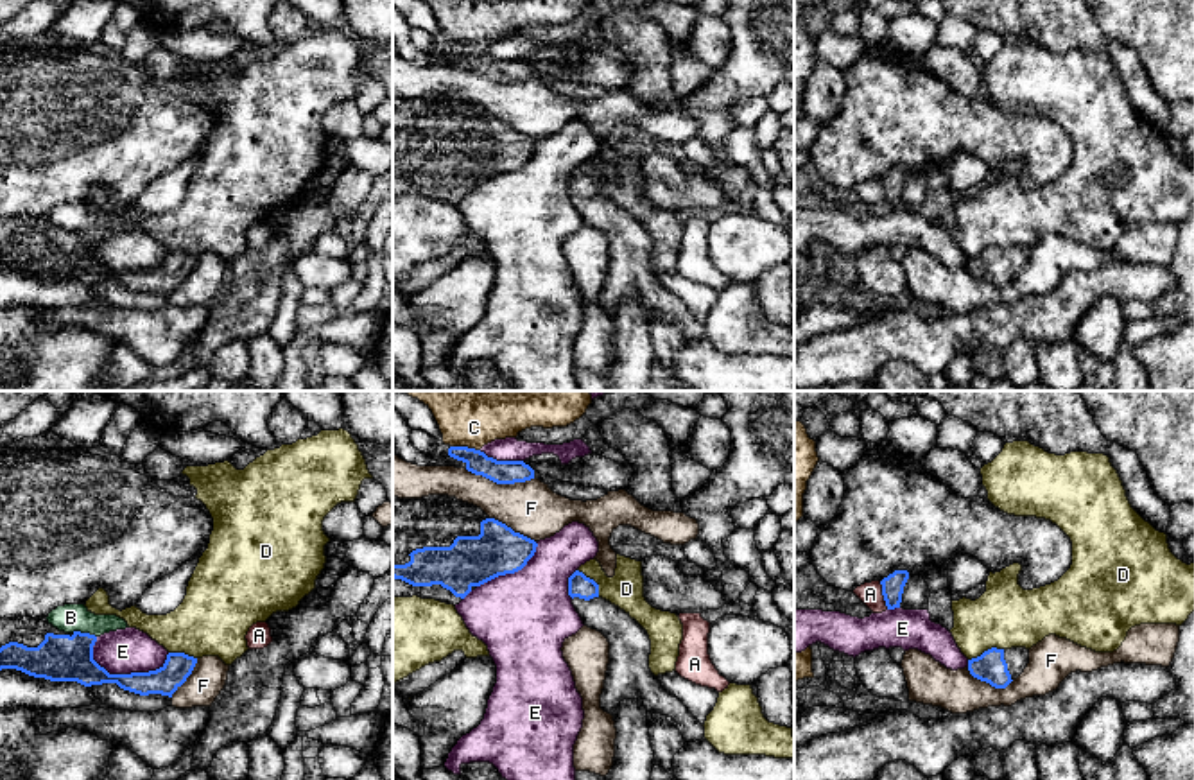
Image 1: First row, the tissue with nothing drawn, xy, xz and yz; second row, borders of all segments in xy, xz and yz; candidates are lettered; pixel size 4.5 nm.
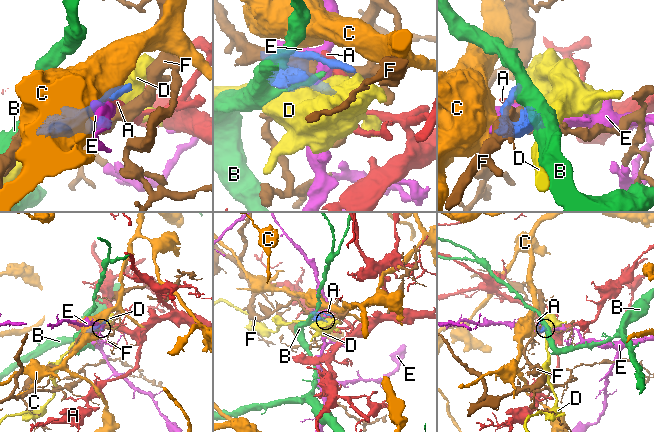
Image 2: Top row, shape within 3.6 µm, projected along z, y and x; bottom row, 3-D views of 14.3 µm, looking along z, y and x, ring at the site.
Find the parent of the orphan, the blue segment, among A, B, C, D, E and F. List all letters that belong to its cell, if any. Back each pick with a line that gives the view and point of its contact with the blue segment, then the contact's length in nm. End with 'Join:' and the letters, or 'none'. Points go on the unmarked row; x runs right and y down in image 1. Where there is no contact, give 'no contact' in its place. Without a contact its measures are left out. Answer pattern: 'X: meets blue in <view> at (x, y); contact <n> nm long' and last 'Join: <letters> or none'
Join: none

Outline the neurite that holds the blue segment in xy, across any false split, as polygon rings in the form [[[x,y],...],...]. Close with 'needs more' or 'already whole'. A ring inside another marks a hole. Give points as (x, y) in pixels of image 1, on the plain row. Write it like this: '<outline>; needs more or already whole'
[[[47,215],[0,217],[0,269],[16,267],[50,280],[77,280],[84,285],[117,282],[120,287],[149,294],[172,292],[192,273],[197,256],[169,251],[165,262],[149,271],[109,273],[93,258],[95,233],[65,231]]]; needs more

